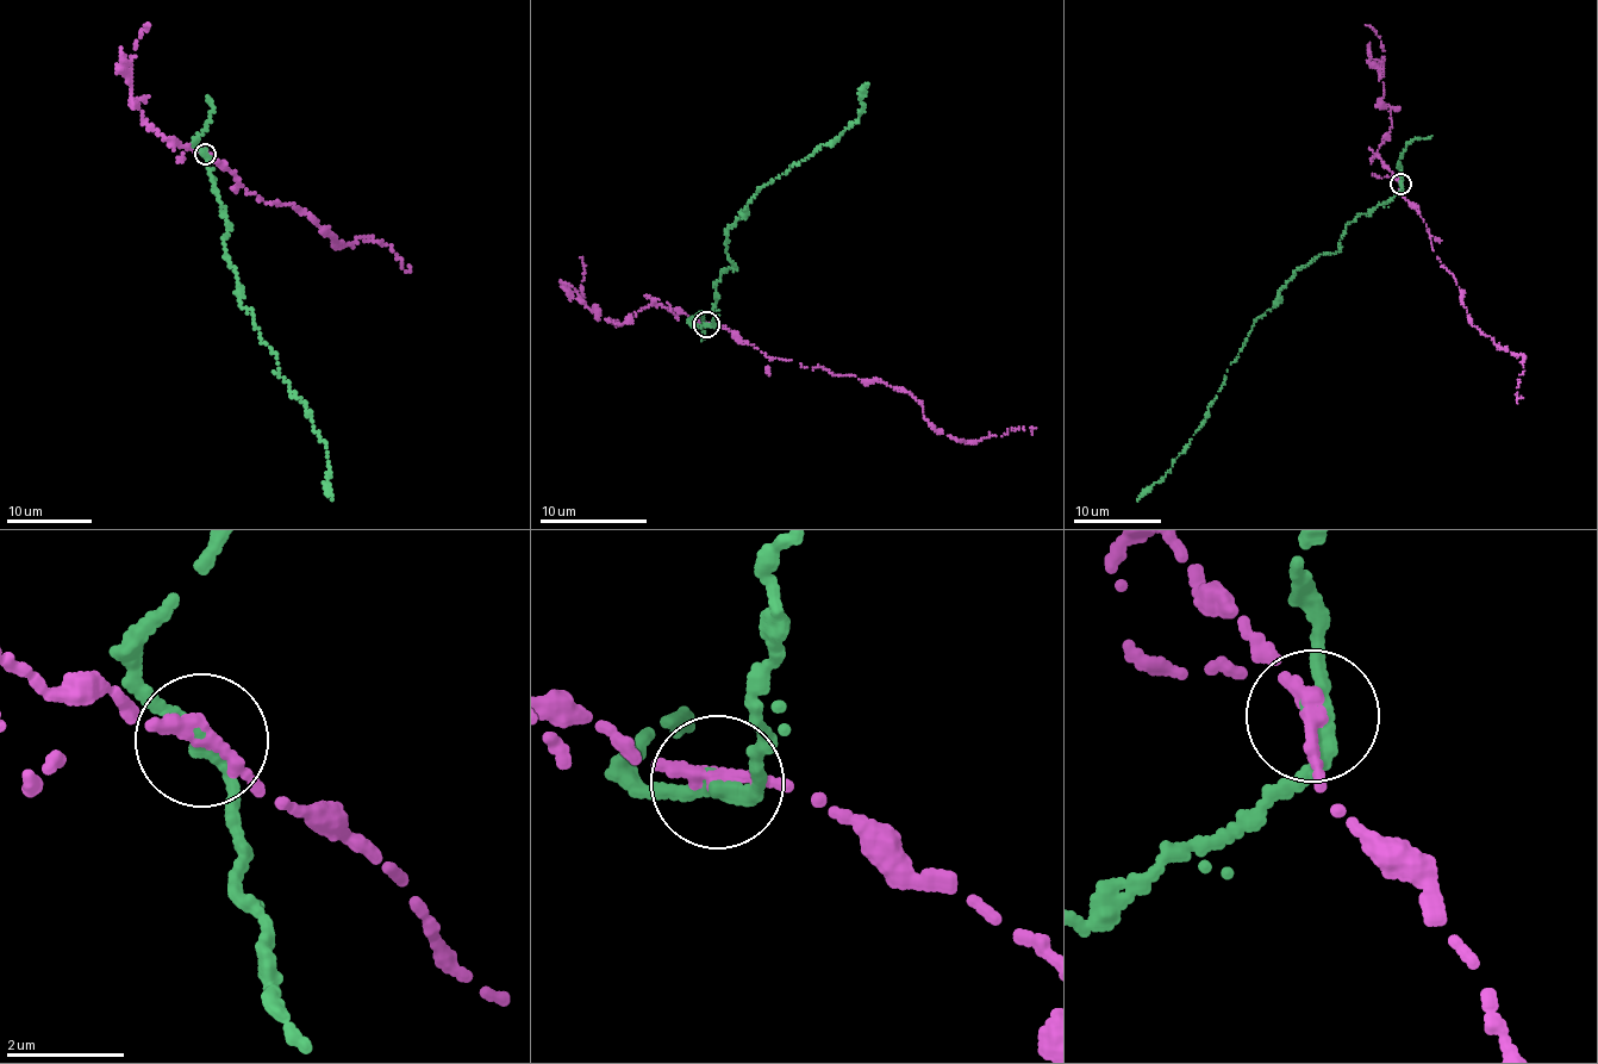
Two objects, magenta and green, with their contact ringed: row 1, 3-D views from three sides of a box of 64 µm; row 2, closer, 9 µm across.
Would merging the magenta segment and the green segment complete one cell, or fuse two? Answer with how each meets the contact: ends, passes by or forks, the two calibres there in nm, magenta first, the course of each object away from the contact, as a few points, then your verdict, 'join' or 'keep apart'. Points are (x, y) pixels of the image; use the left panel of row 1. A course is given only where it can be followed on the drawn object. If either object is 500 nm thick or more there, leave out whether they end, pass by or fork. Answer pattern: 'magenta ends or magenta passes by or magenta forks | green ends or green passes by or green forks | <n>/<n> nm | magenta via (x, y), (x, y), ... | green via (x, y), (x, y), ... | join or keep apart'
magenta ends | green passes by | 400/260 nm | magenta via (205, 153), (261, 200), (292, 204), (336, 238), (334, 242), (379, 240), (393, 249), (407, 271), (407, 267) | green via (205, 153), (230, 228), (224, 240), (238, 303), (326, 443), (332, 501) | keep apart

